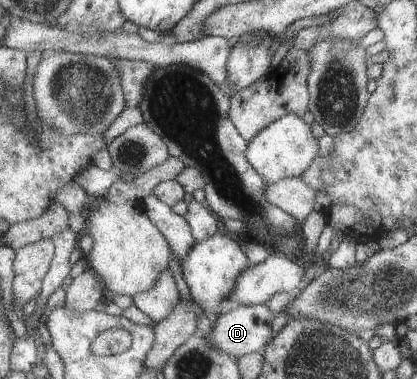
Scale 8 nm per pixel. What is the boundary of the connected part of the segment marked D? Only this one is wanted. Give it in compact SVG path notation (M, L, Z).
M262 304L236 307L228 313L224 311L221 318L212 321L213 333L209 342L213 348L237 358L264 351L273 340L275 315Z

